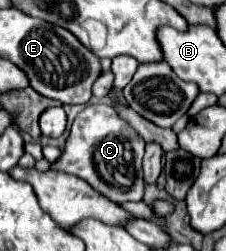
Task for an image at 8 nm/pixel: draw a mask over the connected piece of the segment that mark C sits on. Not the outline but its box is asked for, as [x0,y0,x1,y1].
[52,103,146,203]

